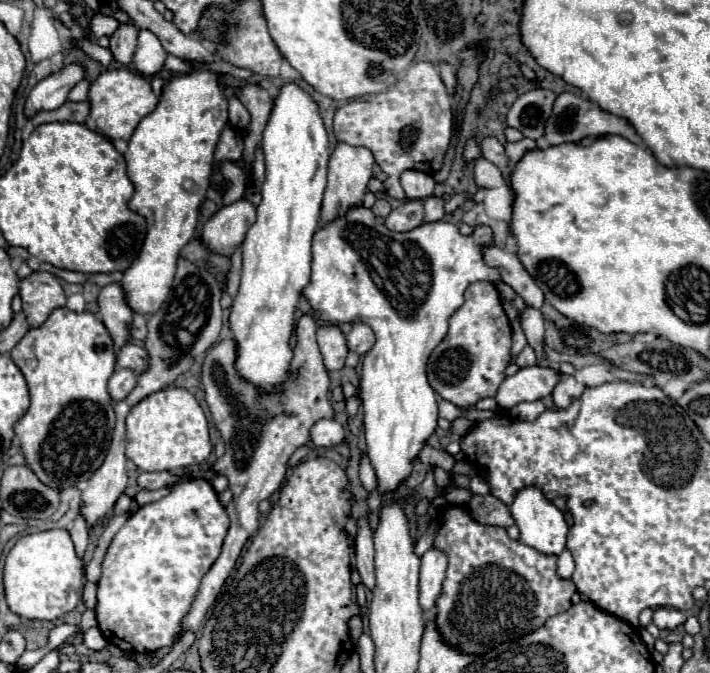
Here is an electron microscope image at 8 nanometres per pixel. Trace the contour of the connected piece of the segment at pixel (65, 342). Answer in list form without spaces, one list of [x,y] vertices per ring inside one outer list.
[[[56,308],[40,328],[26,332],[10,356],[24,374],[30,390],[30,408],[14,426],[28,466],[54,490],[66,490],[76,486],[78,480],[88,480],[102,466],[114,430],[112,398],[106,386],[116,366],[116,352],[108,330],[92,312],[76,314],[68,308]]]

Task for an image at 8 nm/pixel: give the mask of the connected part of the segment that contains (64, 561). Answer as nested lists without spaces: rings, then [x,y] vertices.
[[[46,530],[22,536],[6,556],[4,592],[10,610],[28,620],[56,620],[82,600],[84,562],[74,552],[68,530]]]

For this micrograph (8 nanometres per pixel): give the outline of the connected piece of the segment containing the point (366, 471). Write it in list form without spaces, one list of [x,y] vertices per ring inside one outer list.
[[[362,456],[362,460],[360,460],[360,480],[362,480],[362,486],[366,488],[366,492],[376,490],[376,474],[366,456]]]

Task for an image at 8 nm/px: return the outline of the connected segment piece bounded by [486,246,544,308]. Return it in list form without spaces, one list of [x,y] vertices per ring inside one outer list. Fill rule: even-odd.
[[[494,246],[490,248],[490,252],[486,252],[486,260],[490,260],[490,264],[498,264],[502,272],[502,282],[506,282],[516,294],[520,294],[528,306],[540,308],[544,304],[542,290],[536,286],[534,278],[528,274],[528,270],[516,254],[504,252],[498,246]]]

